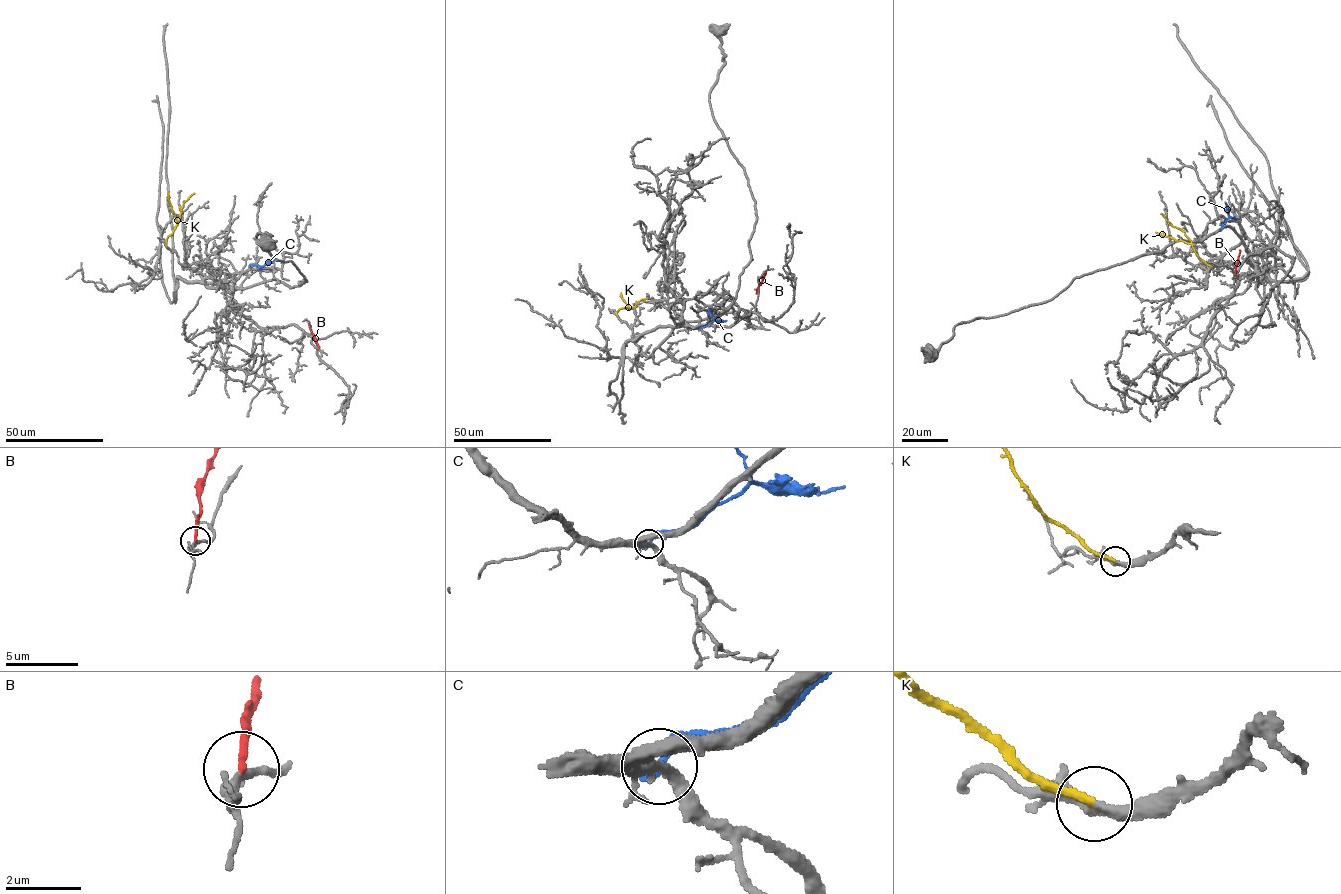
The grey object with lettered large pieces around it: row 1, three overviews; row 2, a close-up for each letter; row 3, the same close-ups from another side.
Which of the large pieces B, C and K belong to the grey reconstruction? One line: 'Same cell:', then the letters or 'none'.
Same cell: K

